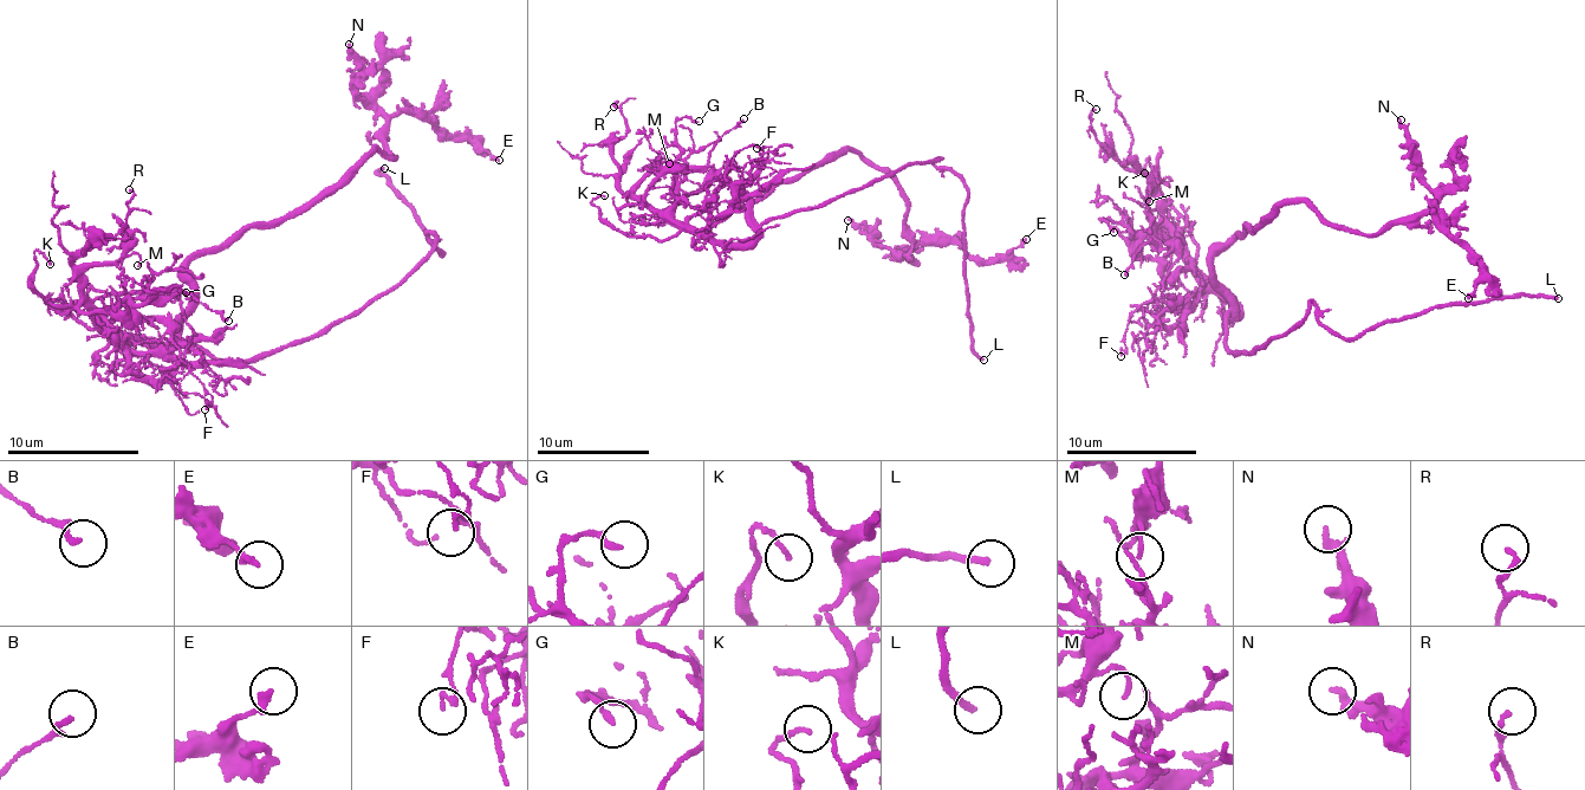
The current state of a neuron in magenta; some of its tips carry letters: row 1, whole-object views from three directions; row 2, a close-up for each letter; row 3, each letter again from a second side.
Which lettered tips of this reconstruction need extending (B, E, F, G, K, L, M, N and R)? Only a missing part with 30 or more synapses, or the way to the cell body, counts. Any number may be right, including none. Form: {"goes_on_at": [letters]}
{"goes_on_at": ["L"]}

